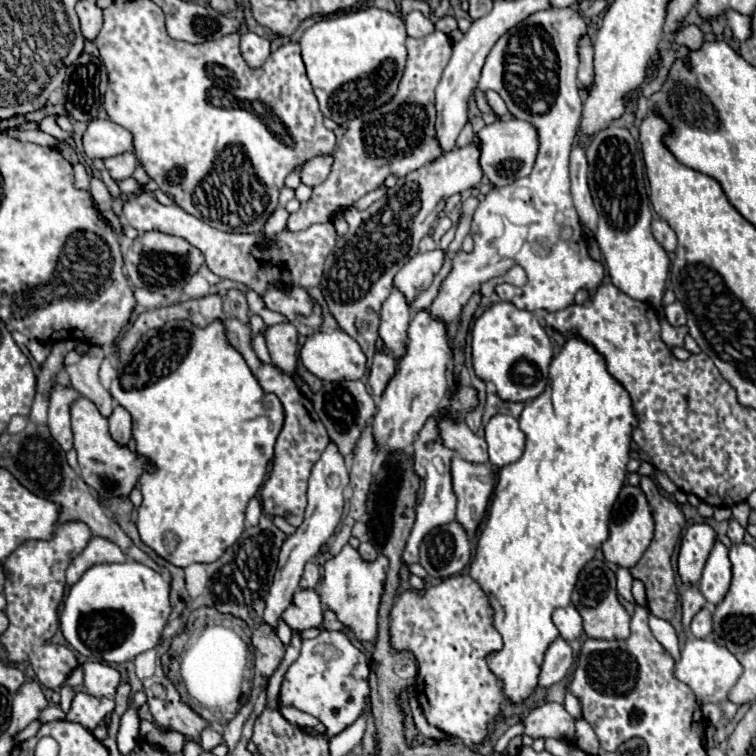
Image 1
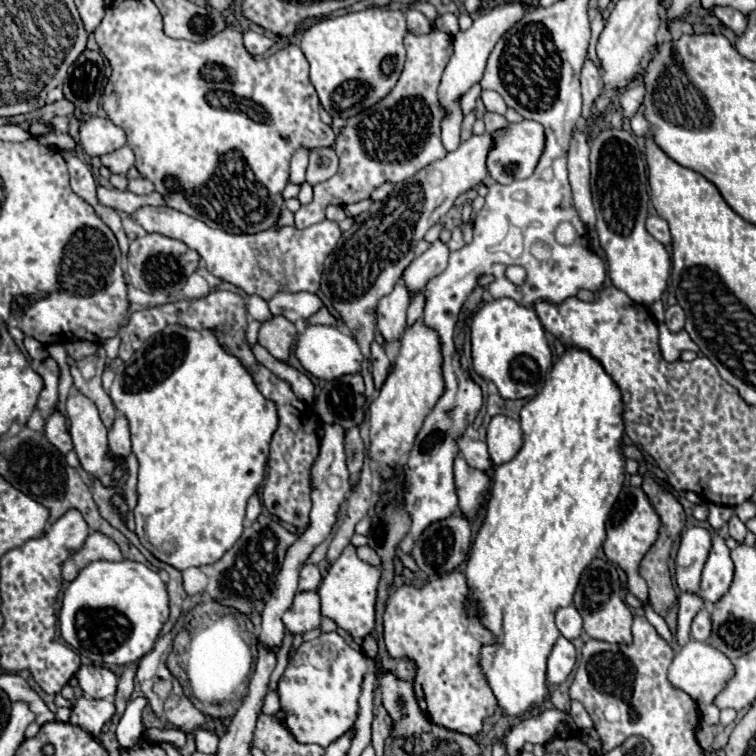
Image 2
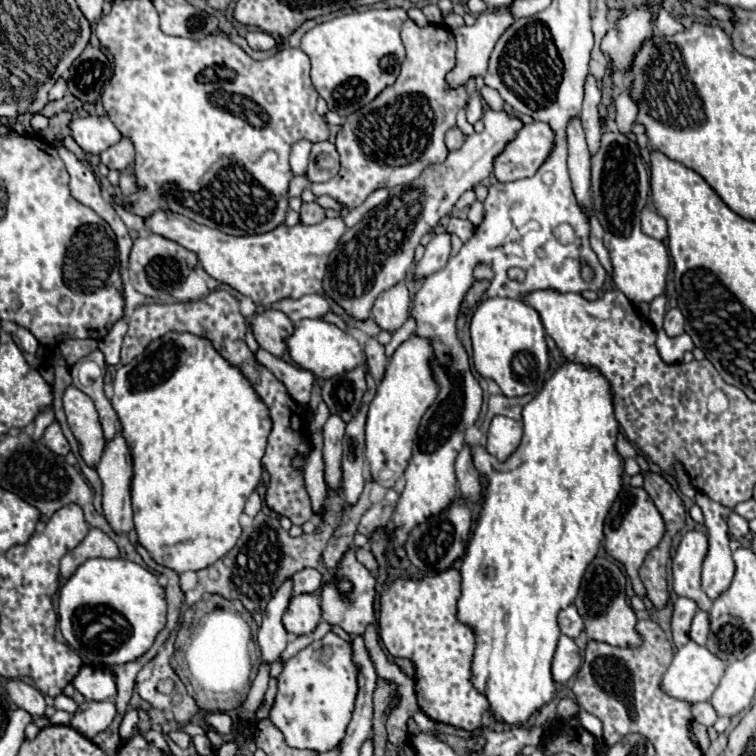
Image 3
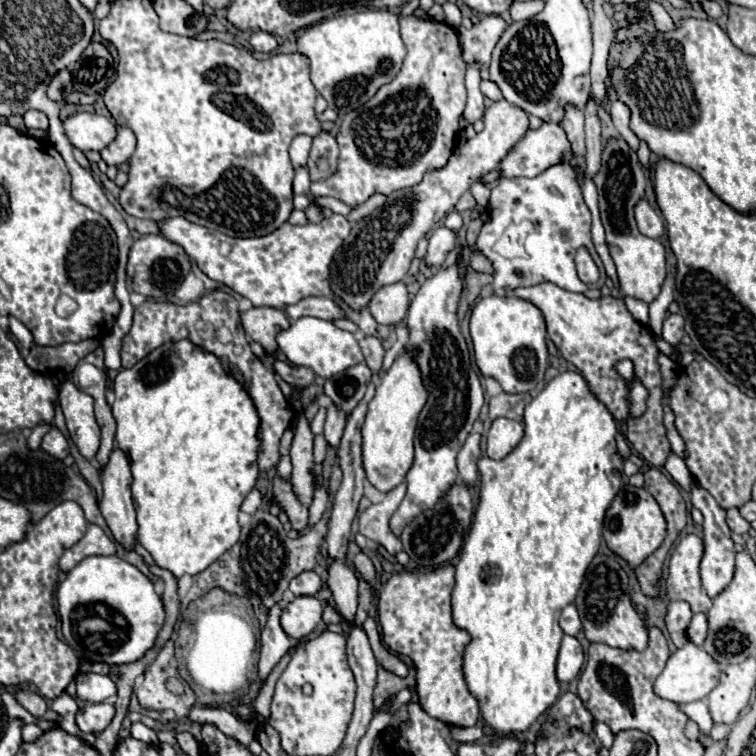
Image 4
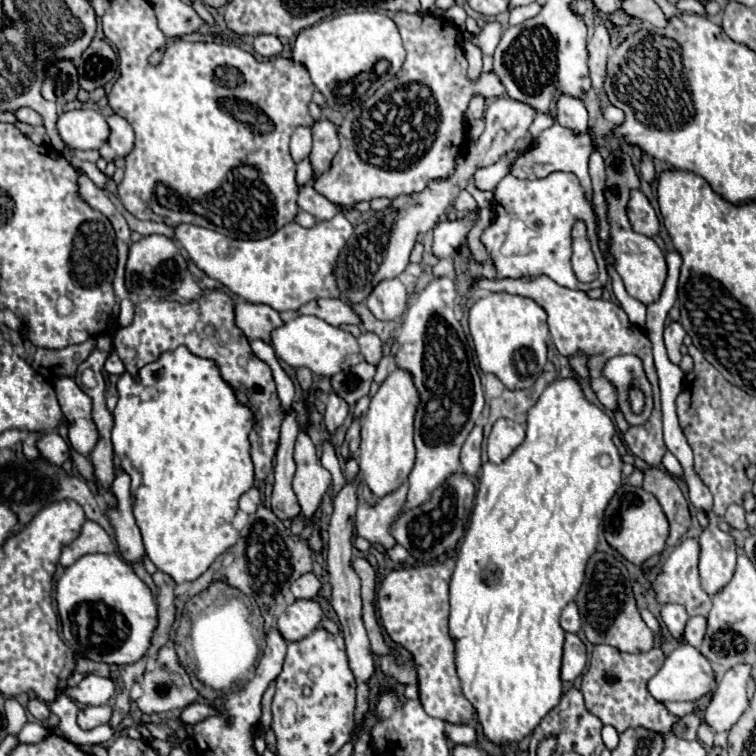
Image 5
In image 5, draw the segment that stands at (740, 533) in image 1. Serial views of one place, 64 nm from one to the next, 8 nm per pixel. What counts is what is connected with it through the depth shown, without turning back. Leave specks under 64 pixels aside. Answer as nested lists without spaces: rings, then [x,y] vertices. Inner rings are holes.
[[[732,504],[732,506],[728,506],[726,516],[724,516],[724,520],[726,520],[732,528],[738,528],[738,530],[746,530],[746,528],[748,528],[744,518],[746,518],[746,512],[744,512],[744,508],[742,508],[740,504]]]

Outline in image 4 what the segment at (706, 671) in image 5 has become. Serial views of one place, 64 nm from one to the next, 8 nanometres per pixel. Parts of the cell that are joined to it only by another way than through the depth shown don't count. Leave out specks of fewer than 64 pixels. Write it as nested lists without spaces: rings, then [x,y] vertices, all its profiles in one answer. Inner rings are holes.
[[[688,642],[668,658],[666,668],[654,680],[654,692],[660,698],[672,700],[672,702],[694,702],[694,700],[702,700],[712,692],[712,688],[718,684],[718,676],[720,676],[720,670],[718,670],[718,664],[712,660],[712,656],[708,656],[700,646],[694,646],[692,642]]]

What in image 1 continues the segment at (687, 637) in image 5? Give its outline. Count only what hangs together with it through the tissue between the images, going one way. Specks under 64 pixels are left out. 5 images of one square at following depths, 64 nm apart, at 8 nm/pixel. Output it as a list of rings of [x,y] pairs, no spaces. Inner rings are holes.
[[[702,608],[694,618],[692,618],[692,636],[694,638],[708,638],[712,632],[712,614],[708,608]]]

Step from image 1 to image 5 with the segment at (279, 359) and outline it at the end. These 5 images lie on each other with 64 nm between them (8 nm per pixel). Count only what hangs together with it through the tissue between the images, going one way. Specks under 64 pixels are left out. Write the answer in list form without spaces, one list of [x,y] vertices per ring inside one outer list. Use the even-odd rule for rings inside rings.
[[[236,302],[234,314],[236,314],[236,326],[246,334],[248,340],[262,338],[264,342],[270,342],[268,336],[272,328],[278,328],[282,324],[280,314],[266,304]]]

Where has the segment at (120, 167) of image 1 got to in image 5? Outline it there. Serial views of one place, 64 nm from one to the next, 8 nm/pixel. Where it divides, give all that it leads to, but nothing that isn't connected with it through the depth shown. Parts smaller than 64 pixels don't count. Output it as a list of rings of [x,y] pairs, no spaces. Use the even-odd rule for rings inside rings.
[[[110,114],[106,118],[108,126],[110,126],[110,136],[108,140],[102,144],[100,148],[100,156],[104,160],[116,160],[116,158],[124,158],[134,144],[134,130],[128,124],[128,120],[124,120],[118,114]]]

